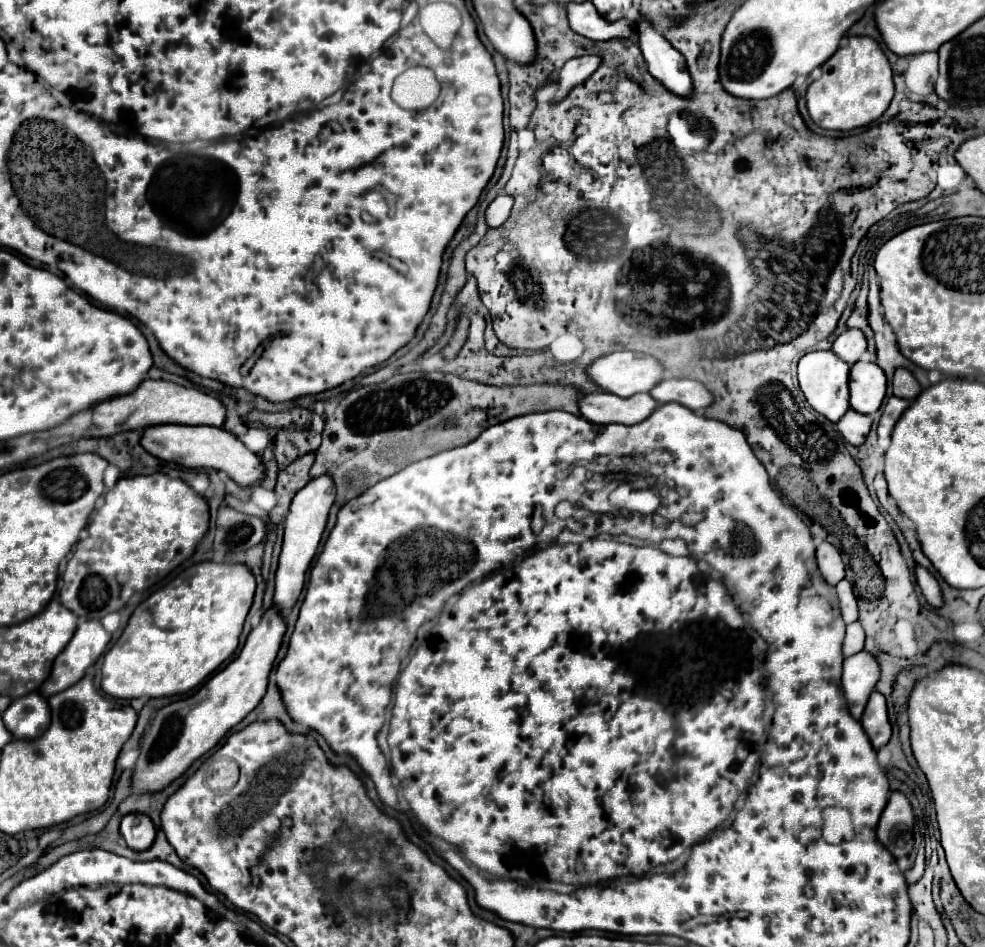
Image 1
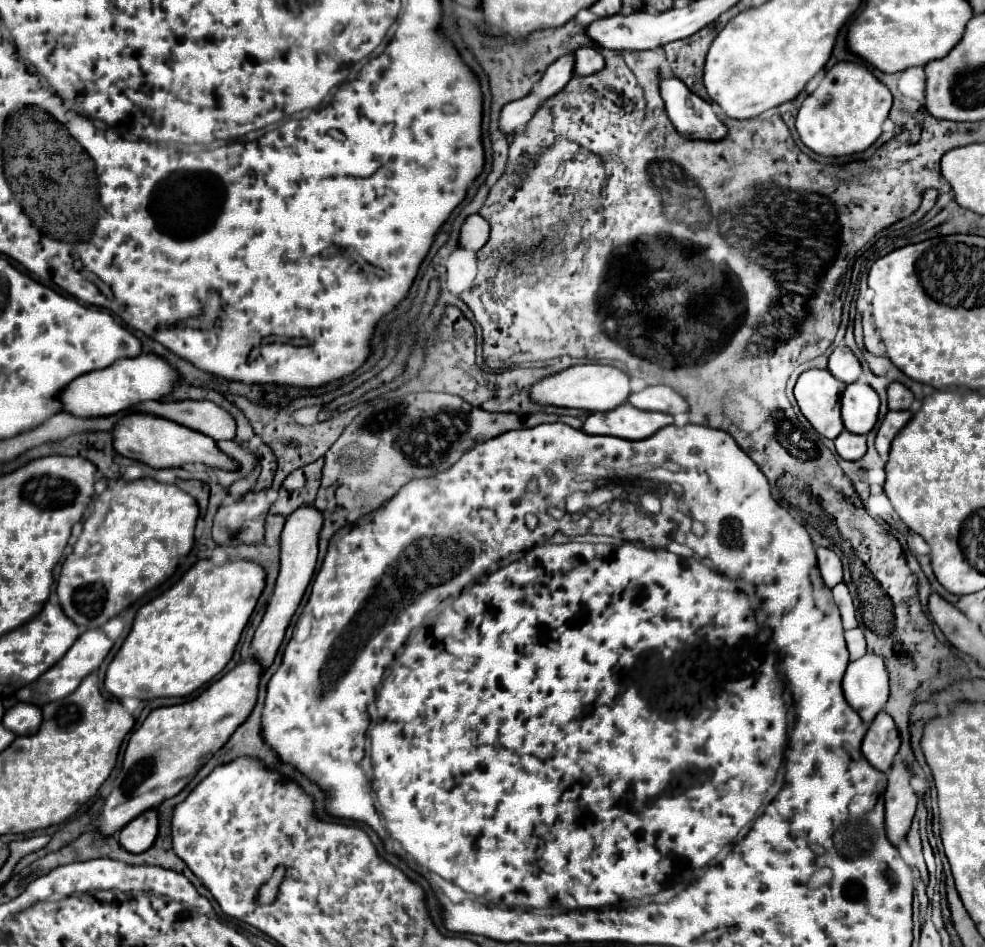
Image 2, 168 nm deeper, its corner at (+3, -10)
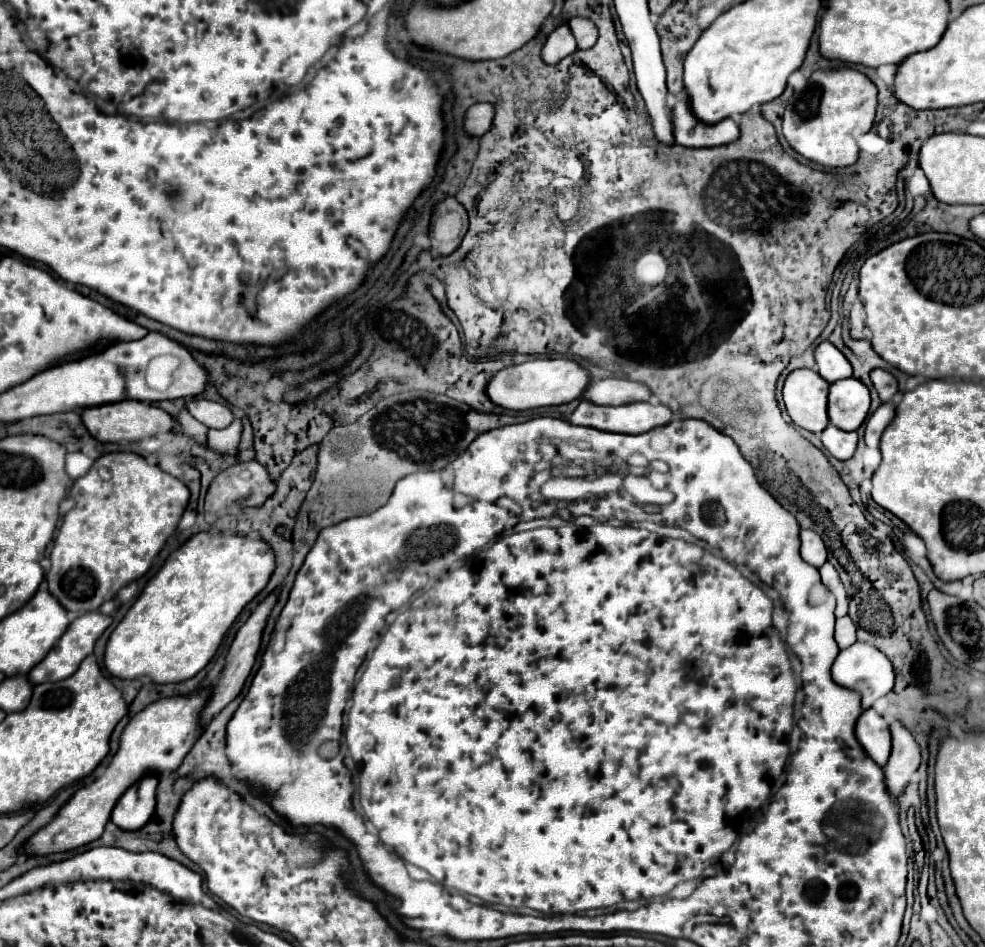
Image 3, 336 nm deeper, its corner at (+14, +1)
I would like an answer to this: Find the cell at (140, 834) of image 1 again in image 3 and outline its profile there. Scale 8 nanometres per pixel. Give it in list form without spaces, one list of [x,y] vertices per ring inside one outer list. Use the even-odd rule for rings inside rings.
[[[146,774],[134,786],[130,786],[118,804],[112,810],[112,822],[118,824],[122,830],[138,830],[156,808],[156,788],[158,788],[158,774]]]

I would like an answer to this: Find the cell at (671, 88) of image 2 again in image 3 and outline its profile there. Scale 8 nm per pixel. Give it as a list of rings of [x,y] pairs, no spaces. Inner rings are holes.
[[[684,98],[674,106],[674,136],[676,144],[684,148],[714,148],[736,142],[740,138],[740,128],[732,118],[726,118],[714,126],[702,124],[688,106]]]

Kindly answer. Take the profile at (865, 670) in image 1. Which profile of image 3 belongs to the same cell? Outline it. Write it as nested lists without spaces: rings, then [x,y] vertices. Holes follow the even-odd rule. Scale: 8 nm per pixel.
[[[854,642],[850,648],[840,650],[834,666],[832,666],[832,678],[836,684],[842,684],[844,688],[854,688],[862,692],[862,708],[868,710],[876,698],[888,694],[894,688],[894,668],[892,662],[872,644],[866,642]]]

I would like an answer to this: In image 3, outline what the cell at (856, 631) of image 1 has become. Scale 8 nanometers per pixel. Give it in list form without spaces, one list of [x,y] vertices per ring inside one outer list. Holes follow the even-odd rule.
[[[844,616],[844,618],[836,620],[836,634],[834,634],[834,638],[836,638],[836,642],[838,642],[838,646],[842,650],[856,642],[856,626],[850,620],[850,616]]]

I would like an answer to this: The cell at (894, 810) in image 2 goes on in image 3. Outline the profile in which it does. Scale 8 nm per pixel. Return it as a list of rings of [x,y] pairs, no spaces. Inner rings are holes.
[[[898,720],[890,724],[890,732],[892,732],[892,754],[884,768],[884,774],[890,794],[898,798],[898,794],[908,786],[910,776],[920,766],[920,746],[916,738],[910,734],[910,730],[906,730]]]

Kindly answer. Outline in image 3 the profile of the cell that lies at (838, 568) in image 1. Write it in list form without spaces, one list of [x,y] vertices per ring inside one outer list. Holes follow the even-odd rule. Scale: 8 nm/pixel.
[[[800,530],[800,556],[814,568],[820,568],[826,562],[826,546],[814,530]]]

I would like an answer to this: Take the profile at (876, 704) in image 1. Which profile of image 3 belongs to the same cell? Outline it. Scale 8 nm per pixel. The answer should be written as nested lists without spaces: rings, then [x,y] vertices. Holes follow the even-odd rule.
[[[874,708],[864,710],[858,718],[856,738],[878,766],[886,766],[890,756],[890,732],[886,720],[878,716]]]

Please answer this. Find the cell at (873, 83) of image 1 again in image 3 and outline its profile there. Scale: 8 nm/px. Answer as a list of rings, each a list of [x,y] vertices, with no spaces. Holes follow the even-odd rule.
[[[818,70],[804,90],[796,92],[784,112],[784,138],[794,152],[826,168],[846,168],[858,160],[856,136],[874,124],[876,86],[858,70]]]

